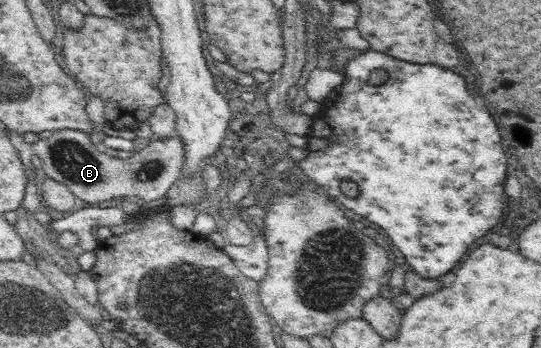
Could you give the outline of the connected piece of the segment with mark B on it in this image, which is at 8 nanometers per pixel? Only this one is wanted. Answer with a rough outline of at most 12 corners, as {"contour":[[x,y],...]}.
{"contour":[[80,129],[31,144],[48,178],[87,206],[144,204],[180,180],[184,143],[155,140],[125,161]]}

